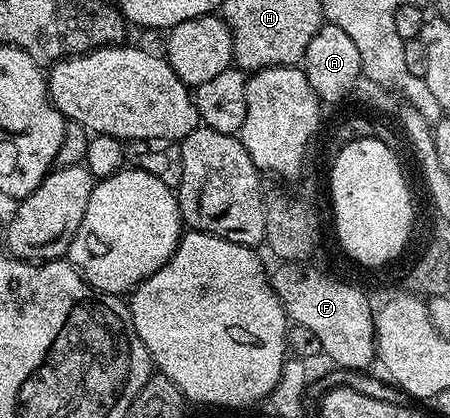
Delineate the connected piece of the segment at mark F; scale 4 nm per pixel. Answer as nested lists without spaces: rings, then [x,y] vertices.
[[[280,262],[278,266],[279,268],[277,268],[276,271],[273,271],[273,274],[270,276],[270,281],[272,287],[275,288],[277,297],[281,300],[281,302],[283,302],[283,308],[287,311],[288,320],[290,320],[292,324],[300,323],[301,325],[305,325],[305,329],[311,330],[312,333],[315,334],[319,340],[321,340],[323,353],[327,354],[333,359],[336,368],[342,369],[342,367],[367,367],[371,362],[374,364],[377,359],[377,352],[375,349],[375,312],[373,310],[372,300],[369,299],[364,301],[363,293],[362,295],[359,295],[359,292],[364,288],[362,286],[356,285],[355,283],[342,283],[342,281],[339,279],[330,279],[330,274],[324,273],[322,270],[320,270],[319,267],[315,265]]]

